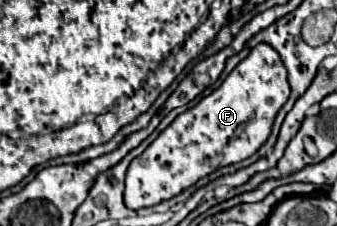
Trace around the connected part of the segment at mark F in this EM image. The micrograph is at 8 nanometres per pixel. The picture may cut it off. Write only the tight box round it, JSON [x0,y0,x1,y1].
[124,44,290,210]

